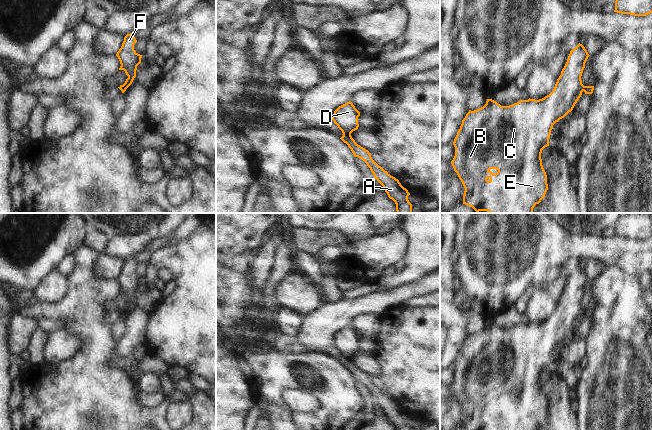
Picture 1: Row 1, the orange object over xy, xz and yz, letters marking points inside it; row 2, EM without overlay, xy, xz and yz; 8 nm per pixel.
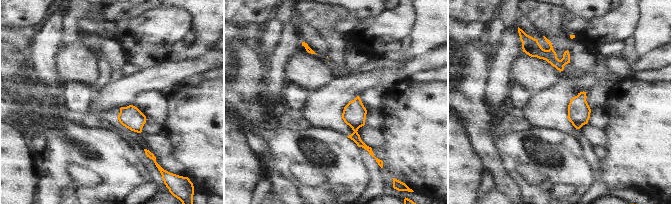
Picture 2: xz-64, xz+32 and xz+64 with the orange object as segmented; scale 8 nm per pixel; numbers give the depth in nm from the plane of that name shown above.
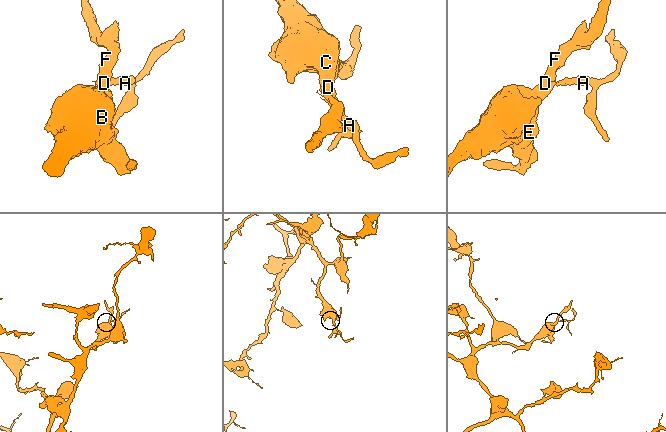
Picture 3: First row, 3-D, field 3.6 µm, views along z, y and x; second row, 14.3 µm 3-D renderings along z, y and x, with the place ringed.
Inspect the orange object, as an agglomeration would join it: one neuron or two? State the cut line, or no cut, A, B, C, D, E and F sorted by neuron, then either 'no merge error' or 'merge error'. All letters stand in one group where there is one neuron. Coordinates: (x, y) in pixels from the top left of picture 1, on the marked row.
cut xz (338, 126), (350, 134); groups A / B C D E F; merge error

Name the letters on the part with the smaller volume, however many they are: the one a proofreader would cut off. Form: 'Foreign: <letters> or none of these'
Foreign: A

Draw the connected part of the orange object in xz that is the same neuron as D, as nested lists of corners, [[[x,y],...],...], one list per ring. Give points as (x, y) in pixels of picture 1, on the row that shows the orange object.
[[[347,102],[339,106],[333,114],[334,123],[341,128],[342,132],[351,134],[359,127],[358,117],[360,112],[355,108],[352,102]]]

